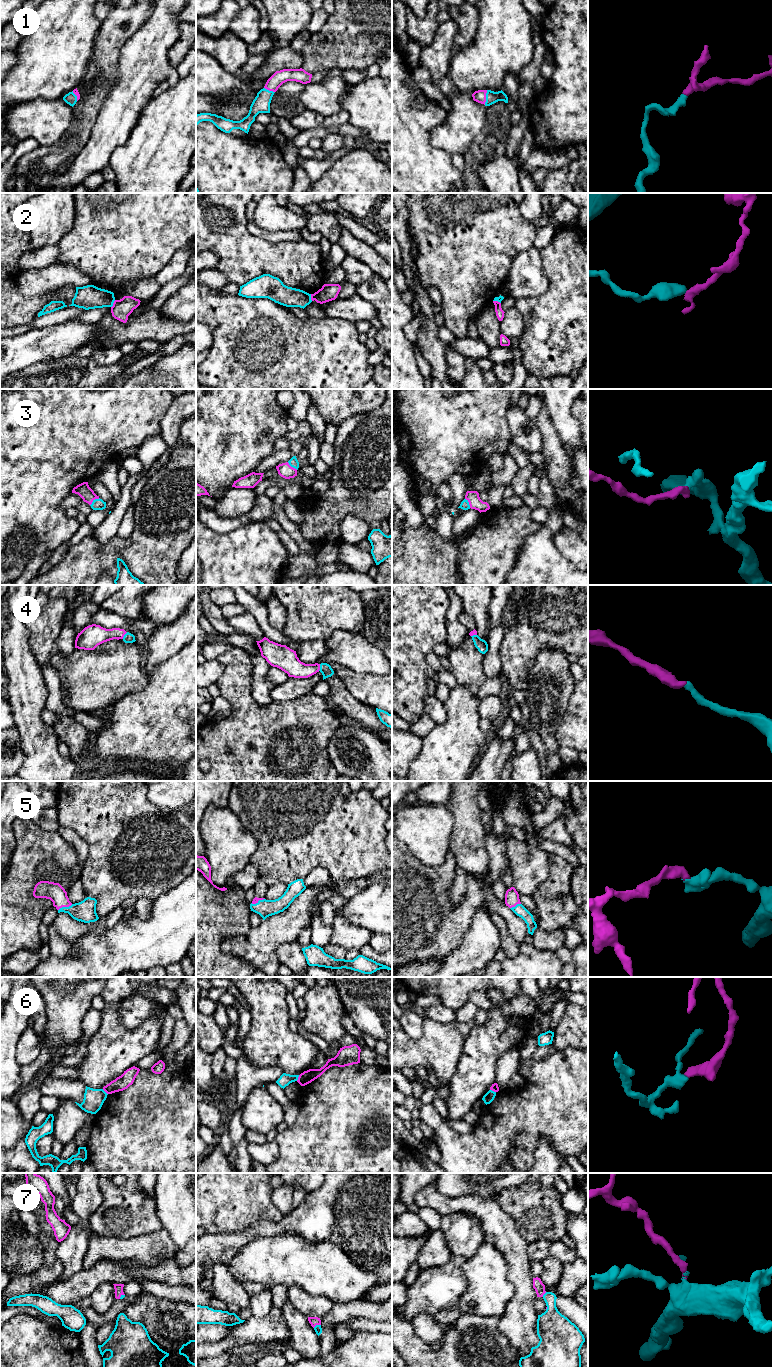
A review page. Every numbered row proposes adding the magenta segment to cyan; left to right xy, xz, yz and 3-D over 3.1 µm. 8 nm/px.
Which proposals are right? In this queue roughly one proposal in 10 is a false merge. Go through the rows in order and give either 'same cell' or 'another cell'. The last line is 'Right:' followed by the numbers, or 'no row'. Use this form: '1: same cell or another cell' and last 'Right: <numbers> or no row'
1: same cell
2: another cell
3: same cell
4: same cell
5: same cell
6: another cell
7: same cell
Right: 1, 3, 4, 5, 7

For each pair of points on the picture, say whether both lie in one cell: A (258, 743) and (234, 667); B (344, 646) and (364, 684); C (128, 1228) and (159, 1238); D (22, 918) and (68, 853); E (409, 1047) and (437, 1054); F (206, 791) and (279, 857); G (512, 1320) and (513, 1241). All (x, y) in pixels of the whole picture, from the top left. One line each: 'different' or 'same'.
A: same
B: different
C: different
D: same
E: same
F: different
G: same

